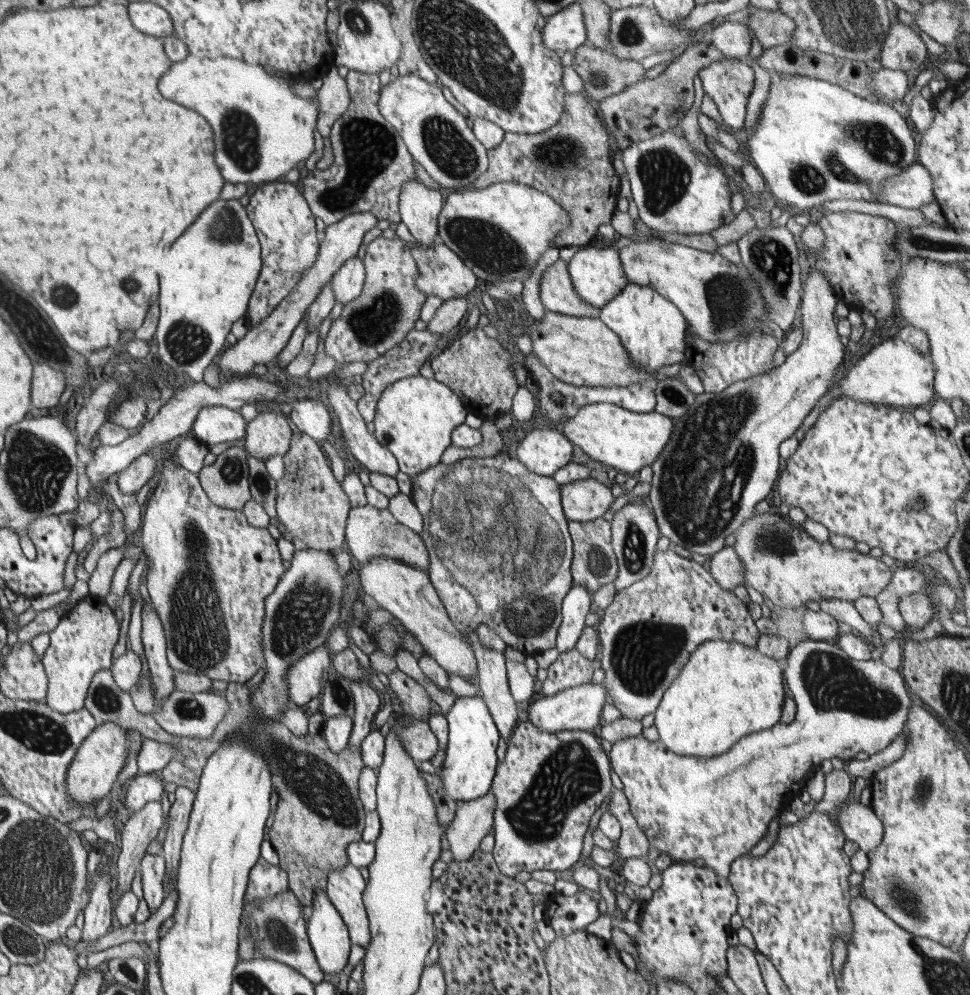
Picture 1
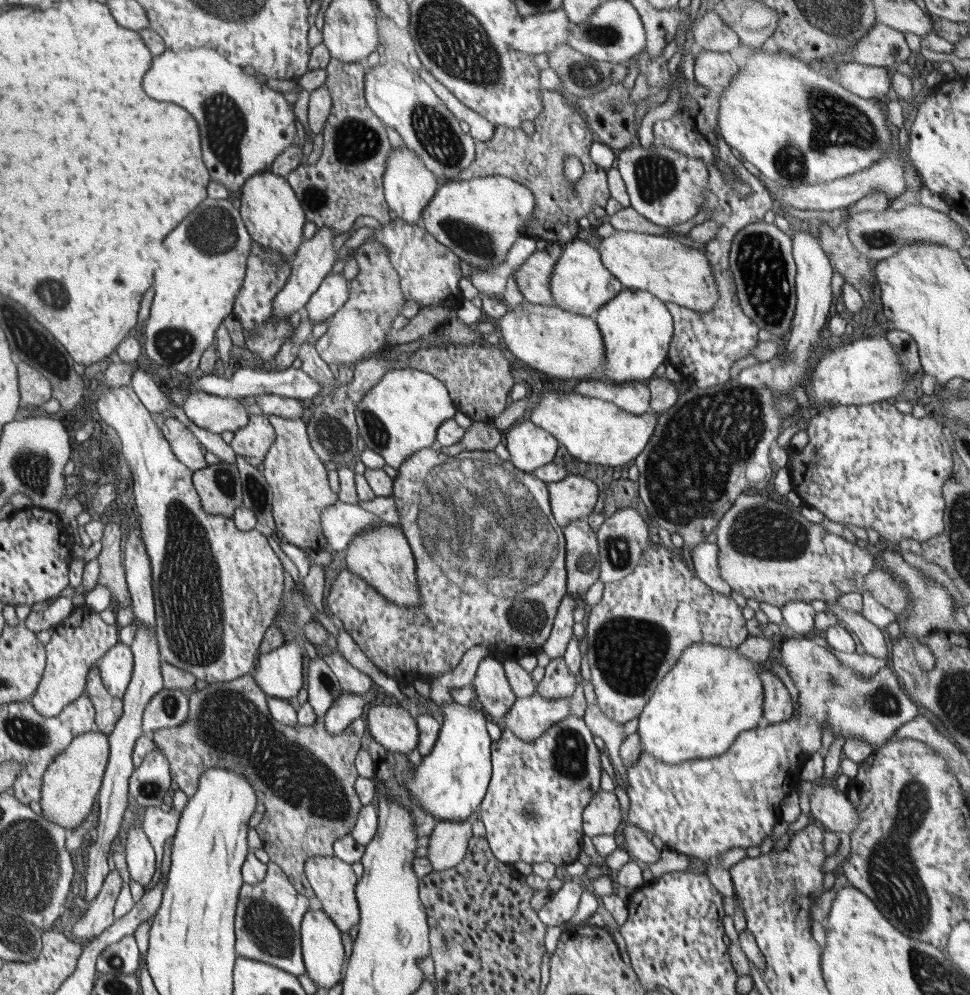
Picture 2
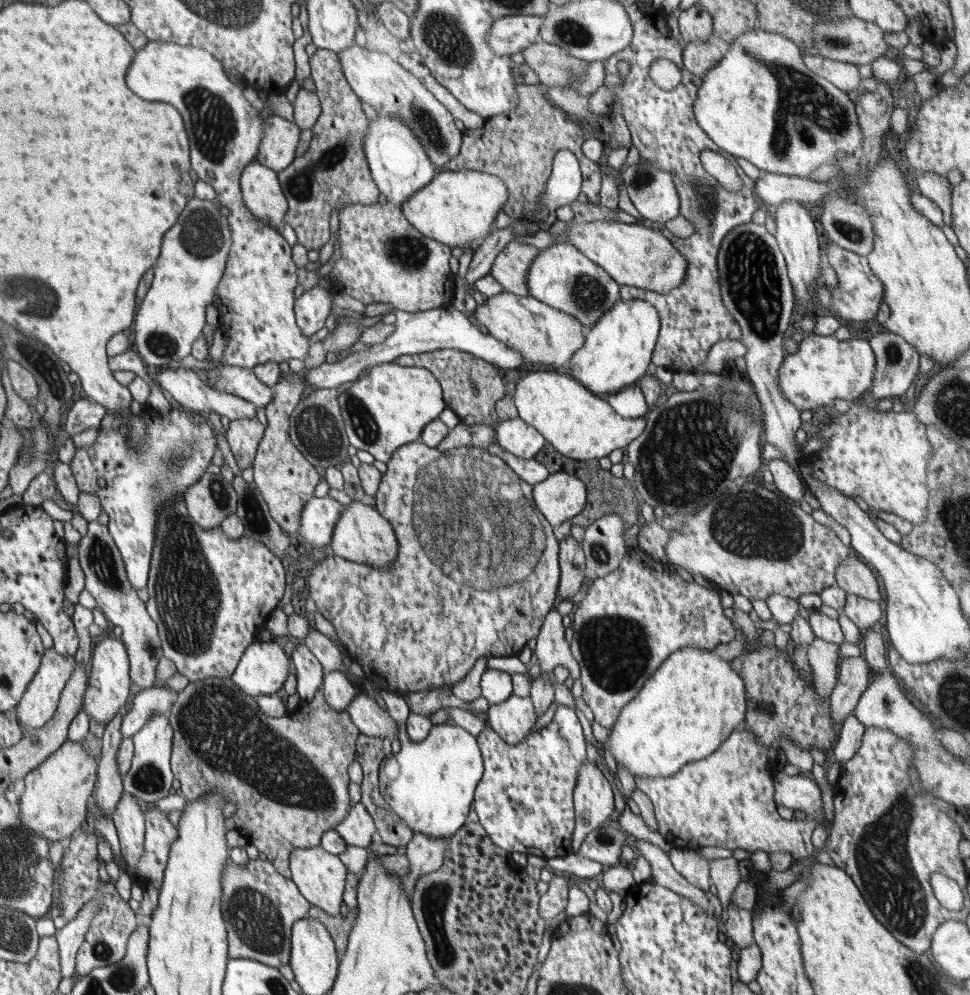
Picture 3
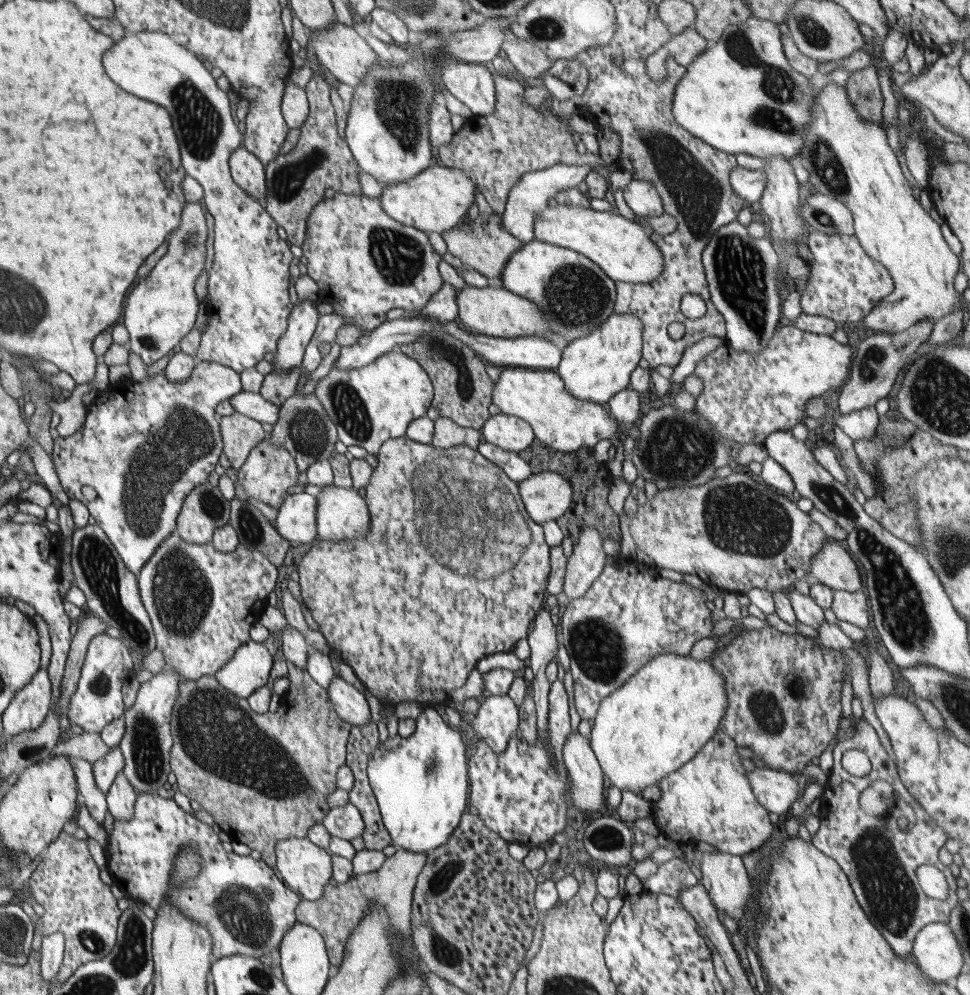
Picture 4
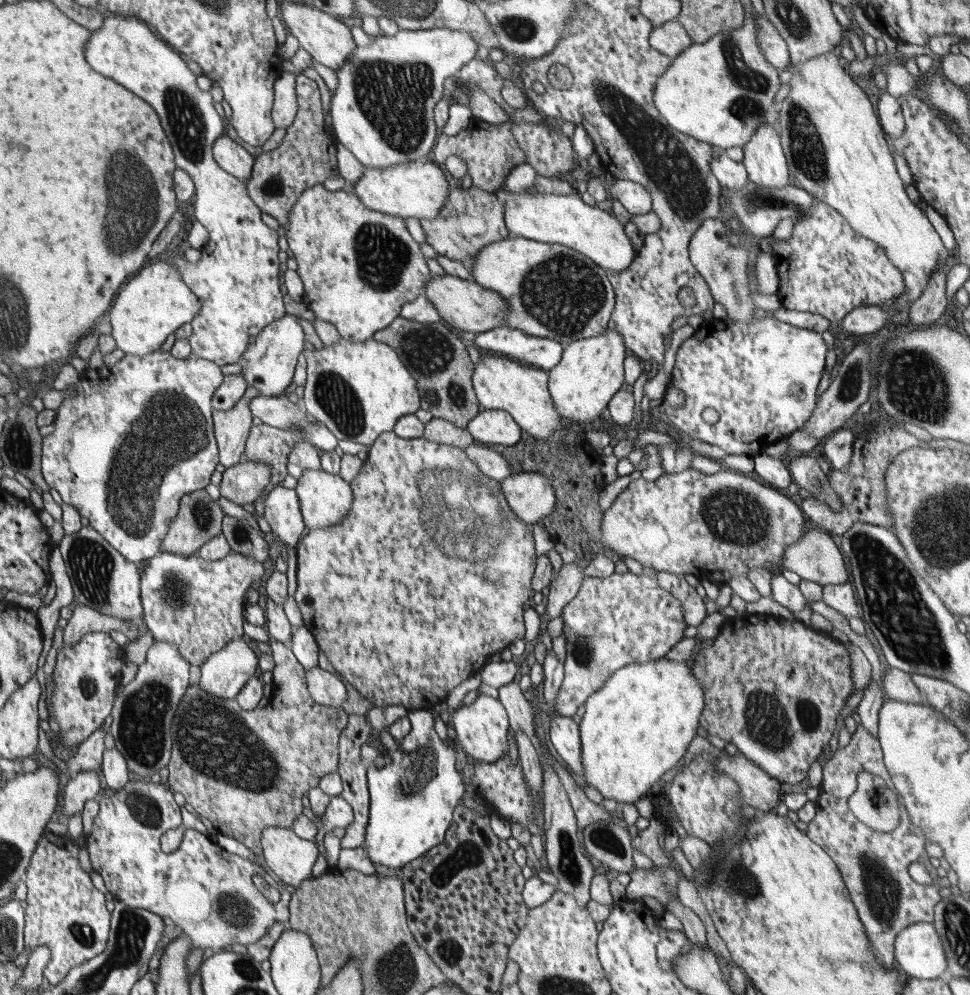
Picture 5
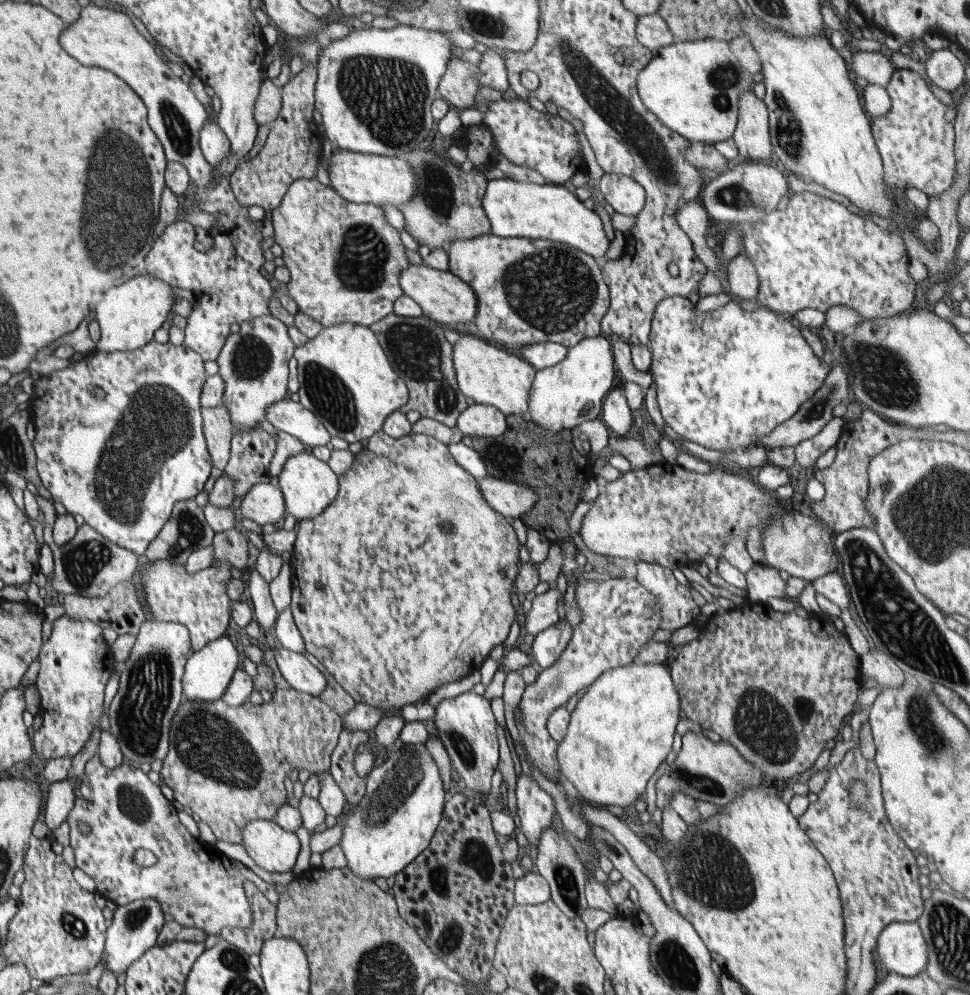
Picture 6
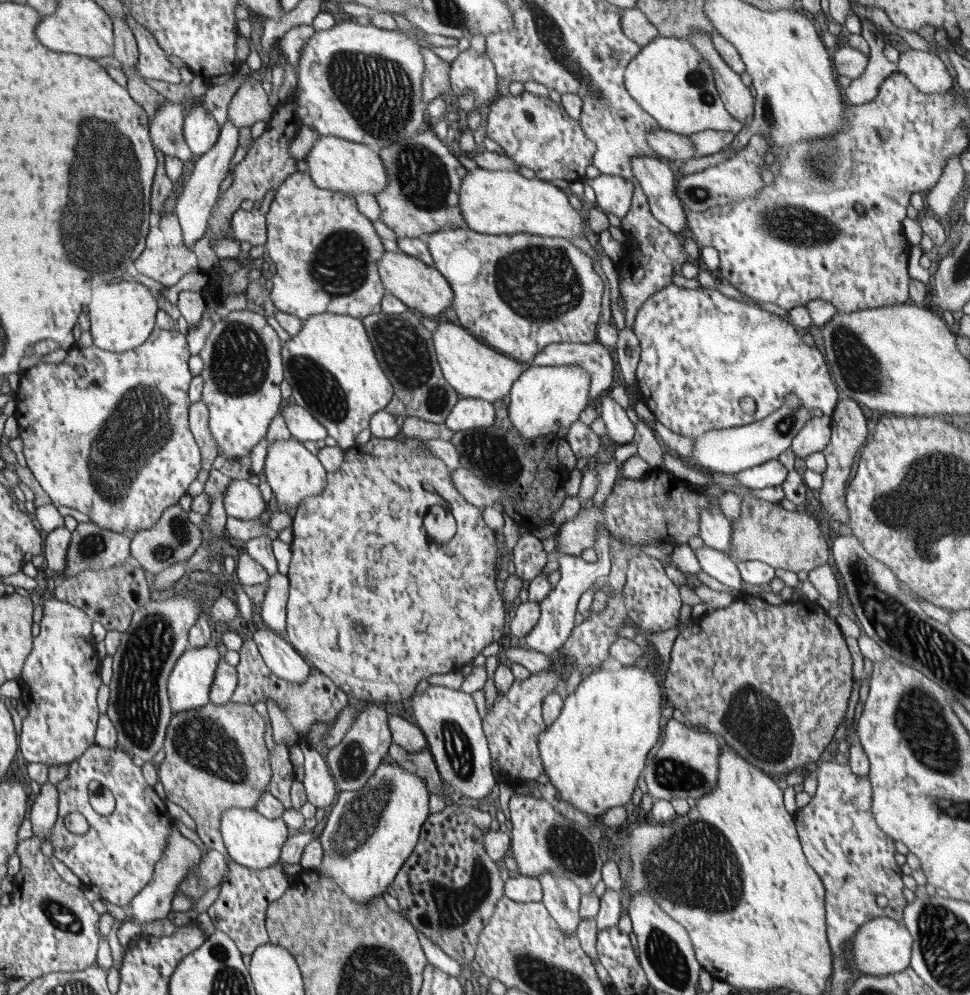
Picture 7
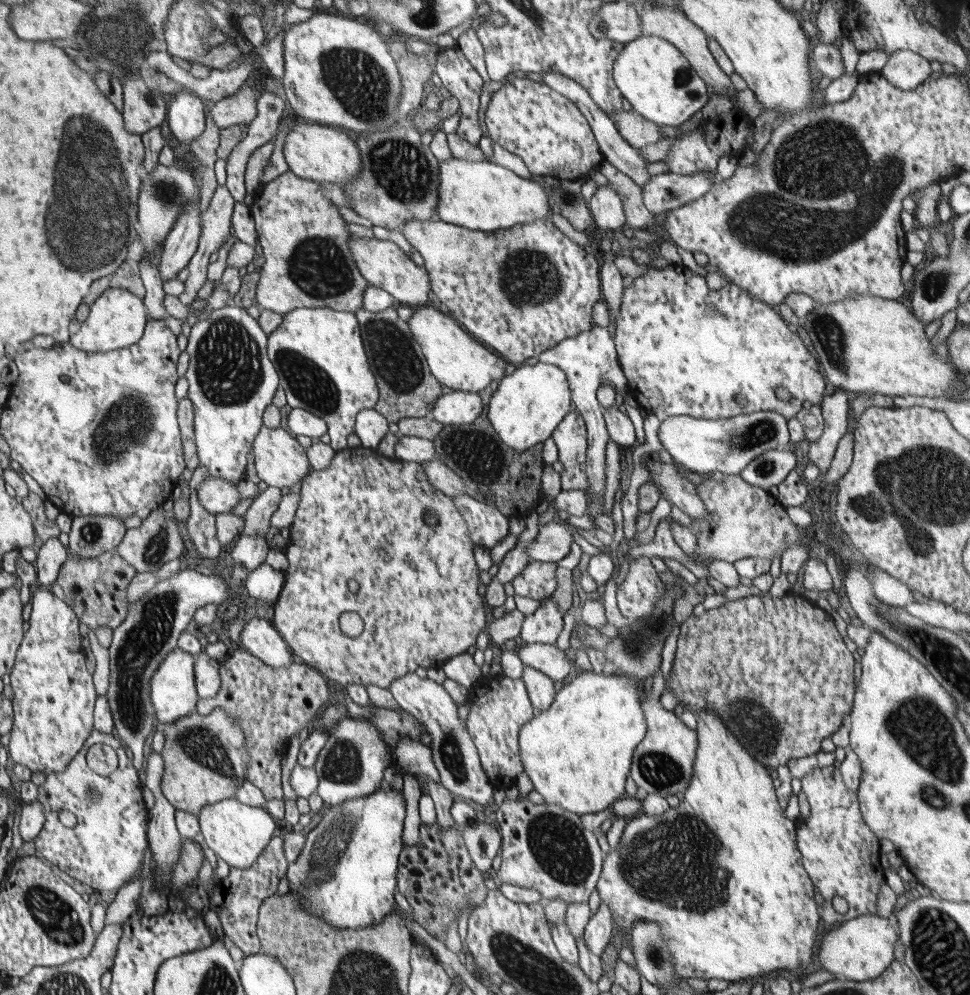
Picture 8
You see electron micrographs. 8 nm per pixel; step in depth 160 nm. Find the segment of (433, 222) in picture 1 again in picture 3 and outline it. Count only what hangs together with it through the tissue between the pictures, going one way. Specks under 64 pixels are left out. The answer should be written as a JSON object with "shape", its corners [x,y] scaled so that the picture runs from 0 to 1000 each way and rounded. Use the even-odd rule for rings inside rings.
{"shape":[[[389,114],[388,120],[380,120],[379,131],[374,139],[374,151],[392,194],[401,204],[412,207],[447,179],[449,170],[422,127],[407,117]]]}

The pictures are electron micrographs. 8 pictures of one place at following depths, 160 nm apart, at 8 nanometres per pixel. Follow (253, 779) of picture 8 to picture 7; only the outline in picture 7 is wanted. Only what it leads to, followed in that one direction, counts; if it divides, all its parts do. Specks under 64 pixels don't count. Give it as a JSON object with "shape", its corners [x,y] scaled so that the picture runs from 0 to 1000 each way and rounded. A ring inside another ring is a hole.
{"shape":[[[252,642],[246,657],[247,665],[243,669],[245,690],[237,702],[237,706],[262,709],[265,706],[274,707],[277,703],[281,704],[300,730],[307,736],[309,742],[314,742],[326,726],[343,727],[354,713],[359,710],[361,699],[357,698],[342,685],[342,682],[337,681],[326,671],[322,672],[313,686],[301,686],[280,676],[267,656],[262,642]],[[284,748],[282,756],[276,756],[276,766],[280,773],[279,785],[275,796],[281,798],[295,812],[302,812],[300,805],[300,788],[304,782],[304,771],[298,764],[298,753]]]}

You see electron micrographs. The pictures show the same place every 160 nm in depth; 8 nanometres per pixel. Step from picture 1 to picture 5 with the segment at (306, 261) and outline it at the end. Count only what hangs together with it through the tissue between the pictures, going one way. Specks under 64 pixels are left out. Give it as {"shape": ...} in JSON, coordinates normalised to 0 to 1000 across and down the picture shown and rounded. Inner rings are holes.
{"shape":[[[230,135],[220,147],[220,156],[224,164],[237,175],[244,177],[249,183],[255,183],[261,175],[264,158],[256,151]]]}

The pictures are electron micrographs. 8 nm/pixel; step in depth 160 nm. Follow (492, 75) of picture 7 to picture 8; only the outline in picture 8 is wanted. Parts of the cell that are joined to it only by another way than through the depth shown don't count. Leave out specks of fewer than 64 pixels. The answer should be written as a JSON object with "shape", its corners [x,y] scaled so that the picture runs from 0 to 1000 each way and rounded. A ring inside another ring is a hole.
{"shape":[[[470,45],[464,48],[453,49],[449,58],[448,71],[456,81],[456,85],[470,97],[474,104],[474,126],[470,135],[480,143],[493,146],[497,139],[497,131],[493,124],[493,109],[495,109],[495,94],[497,94],[497,84],[500,82],[495,77],[495,73],[486,65],[478,52]]]}

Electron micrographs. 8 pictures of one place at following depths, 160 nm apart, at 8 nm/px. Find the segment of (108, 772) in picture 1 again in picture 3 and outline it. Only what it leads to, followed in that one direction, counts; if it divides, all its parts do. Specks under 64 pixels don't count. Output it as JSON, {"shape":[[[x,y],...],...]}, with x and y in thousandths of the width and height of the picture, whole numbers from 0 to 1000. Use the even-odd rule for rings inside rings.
{"shape":[[[69,746],[58,754],[43,769],[32,774],[26,781],[26,794],[20,800],[23,828],[31,836],[39,837],[52,847],[68,845],[76,834],[89,824],[91,802],[96,800],[99,786],[99,762],[93,760],[84,746]]]}

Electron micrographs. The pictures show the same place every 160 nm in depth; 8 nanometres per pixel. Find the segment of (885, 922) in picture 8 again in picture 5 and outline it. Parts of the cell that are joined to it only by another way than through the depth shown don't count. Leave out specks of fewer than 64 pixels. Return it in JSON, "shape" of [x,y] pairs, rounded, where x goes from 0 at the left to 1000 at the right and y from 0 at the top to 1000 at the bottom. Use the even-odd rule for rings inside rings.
{"shape":[[[945,927],[927,936],[923,943],[922,965],[938,982],[977,983],[972,947],[964,931],[956,927]]]}

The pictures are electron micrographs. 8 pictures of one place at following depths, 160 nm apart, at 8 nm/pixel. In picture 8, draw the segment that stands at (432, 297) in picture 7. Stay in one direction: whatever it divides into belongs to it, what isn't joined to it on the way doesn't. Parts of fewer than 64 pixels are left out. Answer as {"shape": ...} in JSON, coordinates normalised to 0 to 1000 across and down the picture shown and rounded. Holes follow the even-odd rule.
{"shape":[[[361,237],[358,246],[362,249],[361,255],[363,255],[371,275],[381,286],[398,291],[400,295],[416,307],[424,309],[439,307],[444,292],[443,279],[441,279],[439,271],[427,265],[406,243]]]}

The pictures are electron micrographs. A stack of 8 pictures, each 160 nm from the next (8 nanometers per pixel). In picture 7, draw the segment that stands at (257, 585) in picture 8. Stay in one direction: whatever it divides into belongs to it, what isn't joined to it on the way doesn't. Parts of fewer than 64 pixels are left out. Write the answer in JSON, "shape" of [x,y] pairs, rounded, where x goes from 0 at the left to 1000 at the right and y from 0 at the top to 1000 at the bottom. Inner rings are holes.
{"shape":[[[286,575],[275,582],[276,596],[268,607],[268,619],[273,629],[287,638],[293,639],[295,629],[298,581]]]}

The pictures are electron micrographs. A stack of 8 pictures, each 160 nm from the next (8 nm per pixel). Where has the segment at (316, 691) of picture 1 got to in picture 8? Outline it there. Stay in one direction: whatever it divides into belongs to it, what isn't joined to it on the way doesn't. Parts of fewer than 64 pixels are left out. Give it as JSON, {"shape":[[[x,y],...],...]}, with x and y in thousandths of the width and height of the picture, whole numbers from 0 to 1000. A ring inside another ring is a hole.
{"shape":[[[181,651],[170,661],[159,677],[155,685],[155,706],[158,707],[163,730],[197,719],[203,713],[206,702],[202,697],[202,687],[200,687],[201,660]]]}

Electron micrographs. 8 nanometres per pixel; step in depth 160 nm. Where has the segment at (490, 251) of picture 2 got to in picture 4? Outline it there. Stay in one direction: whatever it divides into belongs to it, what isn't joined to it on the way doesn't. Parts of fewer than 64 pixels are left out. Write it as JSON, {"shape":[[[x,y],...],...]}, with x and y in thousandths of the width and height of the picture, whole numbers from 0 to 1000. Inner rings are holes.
{"shape":[[[445,165],[423,181],[395,187],[390,203],[397,215],[409,223],[437,234],[456,236],[472,227],[472,223],[478,224],[478,219],[484,217],[482,211],[491,204],[491,191],[494,191],[492,183],[477,171]]]}

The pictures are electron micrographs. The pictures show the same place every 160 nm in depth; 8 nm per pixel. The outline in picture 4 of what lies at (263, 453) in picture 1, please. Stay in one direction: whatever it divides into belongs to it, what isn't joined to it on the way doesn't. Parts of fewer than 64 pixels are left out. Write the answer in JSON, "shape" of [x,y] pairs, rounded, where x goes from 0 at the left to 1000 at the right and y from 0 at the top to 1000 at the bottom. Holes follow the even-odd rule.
{"shape":[[[243,413],[229,418],[228,429],[232,456],[242,471],[252,467],[260,452],[274,441],[269,424]]]}

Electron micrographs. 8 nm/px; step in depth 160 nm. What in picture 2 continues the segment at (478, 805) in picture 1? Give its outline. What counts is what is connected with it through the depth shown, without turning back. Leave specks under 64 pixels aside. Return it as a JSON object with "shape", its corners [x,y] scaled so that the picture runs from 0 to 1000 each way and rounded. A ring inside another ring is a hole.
{"shape":[[[490,821],[478,826],[454,826],[445,833],[440,864],[446,874],[468,872],[480,860],[482,847],[488,841],[487,825]]]}

